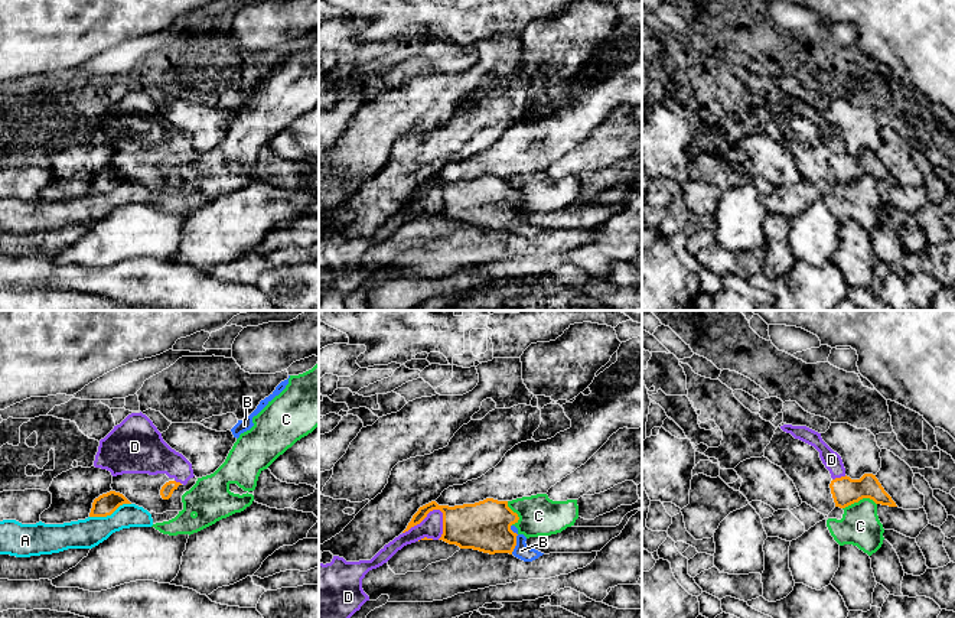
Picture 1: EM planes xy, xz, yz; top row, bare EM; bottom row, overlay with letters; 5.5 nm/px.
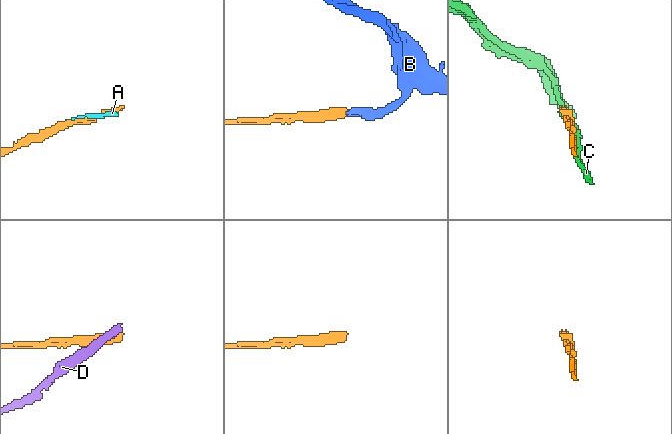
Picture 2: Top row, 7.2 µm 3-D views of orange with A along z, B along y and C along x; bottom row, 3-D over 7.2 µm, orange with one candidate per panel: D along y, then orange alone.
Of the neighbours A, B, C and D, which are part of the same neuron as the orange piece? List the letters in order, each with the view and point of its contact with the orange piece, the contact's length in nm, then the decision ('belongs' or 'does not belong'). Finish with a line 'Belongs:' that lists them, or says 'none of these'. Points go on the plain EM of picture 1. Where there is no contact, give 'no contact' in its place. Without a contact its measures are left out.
A: contact xy (110, 191); length 240 nm; does not belong
B: contact xz (515, 215); length 170 nm; belongs
C: contact yz (859, 176); length 190 nm; does not belong
D: contact xz (423, 195); length 260 nm; does not belong
Belongs: B

